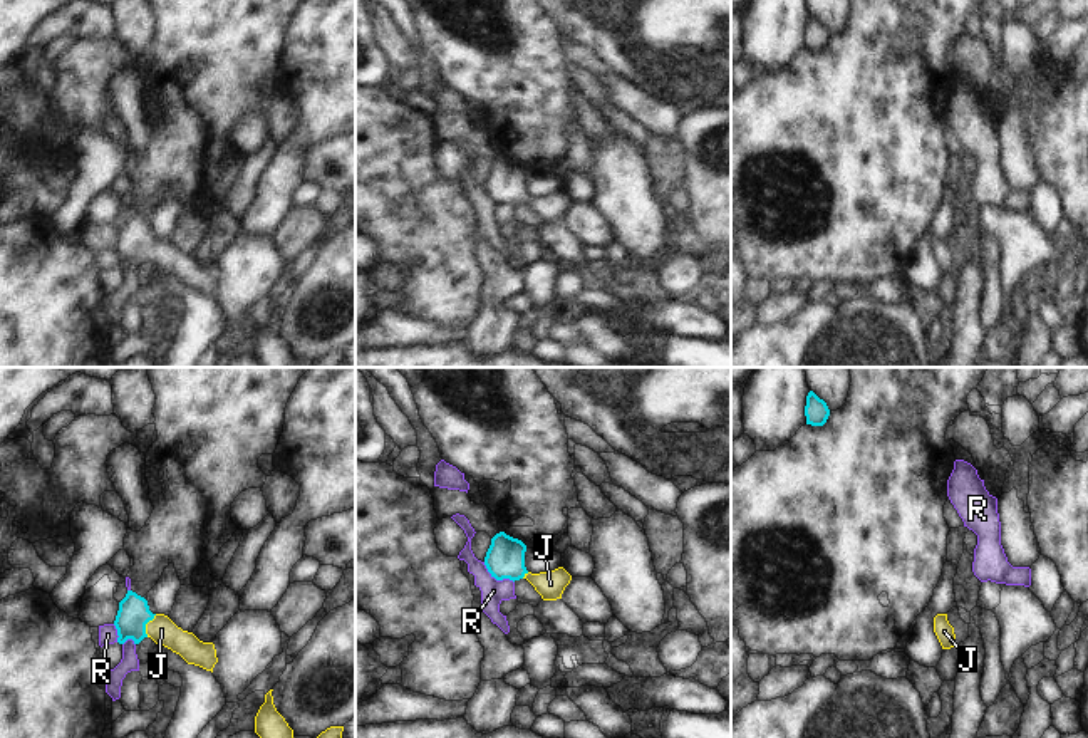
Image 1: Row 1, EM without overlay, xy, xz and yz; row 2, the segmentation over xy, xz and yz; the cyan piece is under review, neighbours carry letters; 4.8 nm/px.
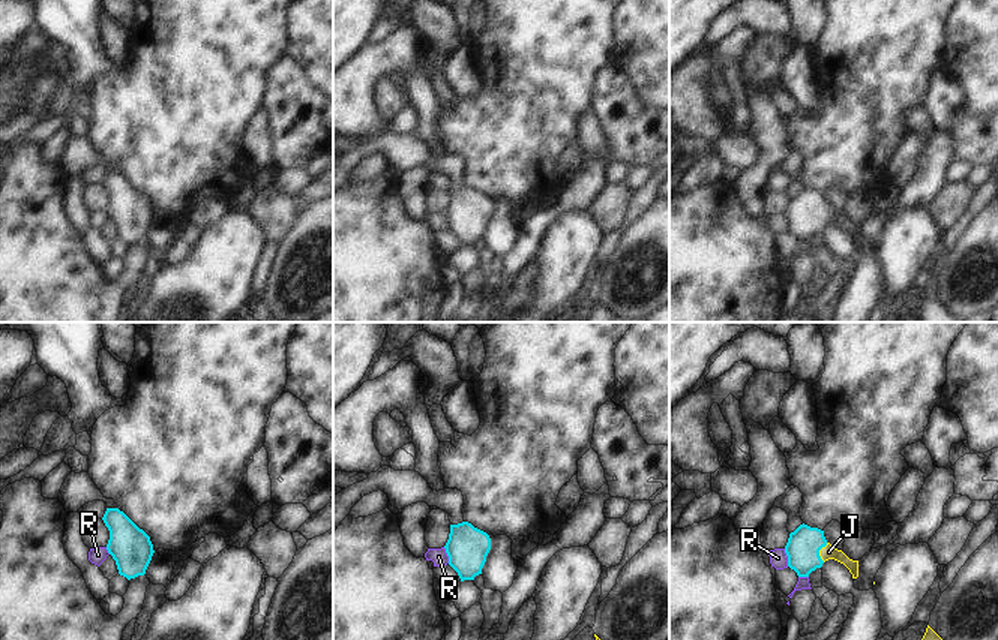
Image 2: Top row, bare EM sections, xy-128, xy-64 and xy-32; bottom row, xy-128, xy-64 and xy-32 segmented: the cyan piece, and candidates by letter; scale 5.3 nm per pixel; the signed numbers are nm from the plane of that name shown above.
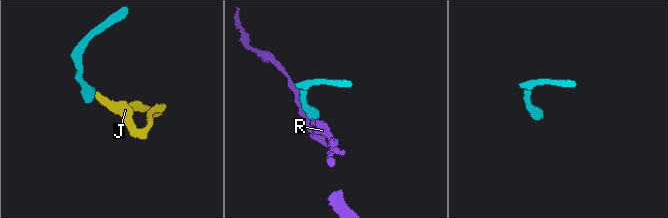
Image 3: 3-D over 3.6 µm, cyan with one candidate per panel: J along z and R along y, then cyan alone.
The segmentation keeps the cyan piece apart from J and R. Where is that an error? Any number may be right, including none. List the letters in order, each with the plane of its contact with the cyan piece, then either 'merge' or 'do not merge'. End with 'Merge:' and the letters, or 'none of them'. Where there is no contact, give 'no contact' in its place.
J: meets cyan in xy; merge
R: meets cyan in xz; do not merge
Merge: J

